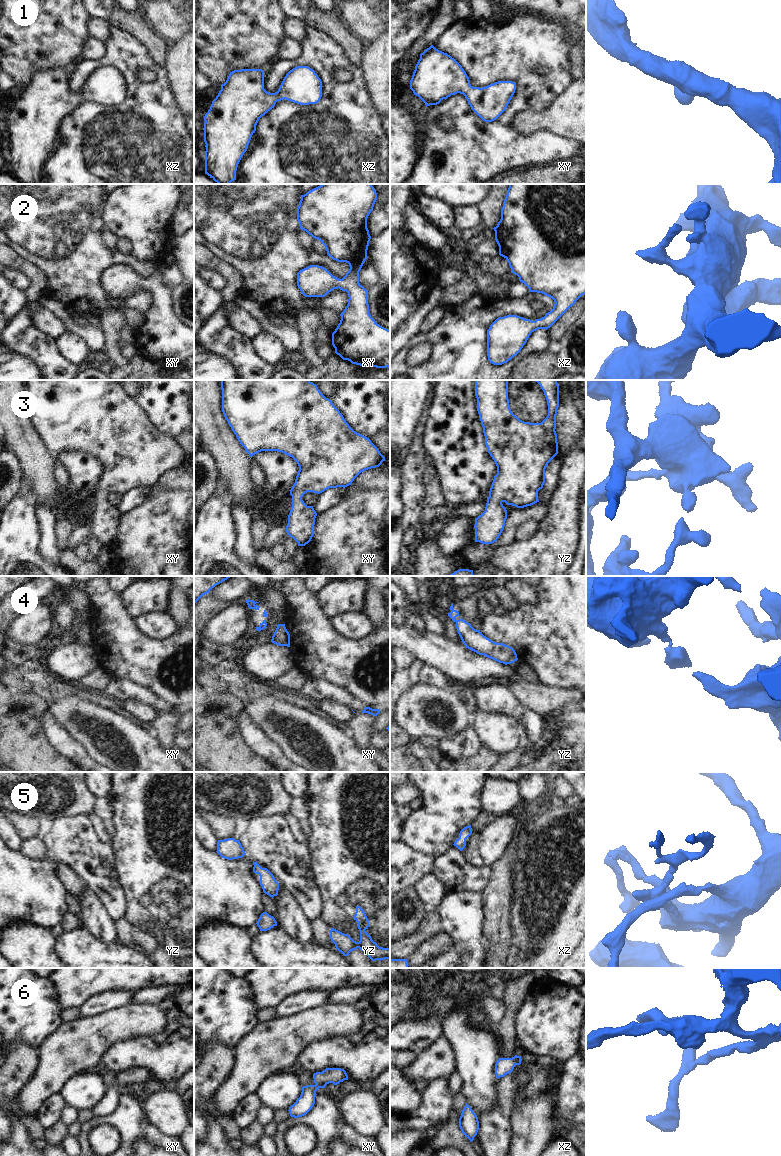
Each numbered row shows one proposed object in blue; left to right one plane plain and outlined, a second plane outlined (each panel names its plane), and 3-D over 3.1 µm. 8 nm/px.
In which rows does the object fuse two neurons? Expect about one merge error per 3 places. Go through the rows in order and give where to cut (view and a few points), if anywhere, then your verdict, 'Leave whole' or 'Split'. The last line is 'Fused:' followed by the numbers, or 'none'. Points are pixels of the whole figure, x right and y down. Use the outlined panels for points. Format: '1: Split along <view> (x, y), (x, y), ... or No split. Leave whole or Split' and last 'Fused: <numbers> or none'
1: No split. Leave whole
2: No split. Leave whole
3: No split. Leave whole
4: No split. Leave whole
5: No split. Leave whole
6: No split. Leave whole
Fused: none.

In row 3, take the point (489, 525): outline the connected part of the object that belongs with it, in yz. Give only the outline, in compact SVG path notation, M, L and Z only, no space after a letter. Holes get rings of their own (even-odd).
M475 380L477 411L483 427L487 451L497 466L485 511L475 518L475 542L492 544L501 535L507 510L503 502L517 508L531 506L537 502L538 491L545 483L545 469L558 454L556 415L559 407L559 385L557 380L534 380L544 392L548 415L541 423L520 420L510 409L508 399L509 380Z

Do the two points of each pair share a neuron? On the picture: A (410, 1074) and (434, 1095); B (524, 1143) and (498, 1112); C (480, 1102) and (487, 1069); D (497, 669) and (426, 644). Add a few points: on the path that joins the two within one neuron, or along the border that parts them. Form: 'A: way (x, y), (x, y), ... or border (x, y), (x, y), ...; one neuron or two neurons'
A: border (447, 1079), (433, 1079), (428, 1083); two neurons
B: border (513, 1111), (511, 1116), (512, 1142), (510, 1145); two neurons
C: way (480, 1094), (480, 1077); one neuron
D: way (479, 669), (460, 665), (444, 655); one neuron

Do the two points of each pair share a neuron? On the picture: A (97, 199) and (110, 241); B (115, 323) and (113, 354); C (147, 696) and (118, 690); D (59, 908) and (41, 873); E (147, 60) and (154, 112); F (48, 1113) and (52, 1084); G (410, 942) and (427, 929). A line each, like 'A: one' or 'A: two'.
A: two
B: one
C: one
D: one
E: one
F: two
G: one

